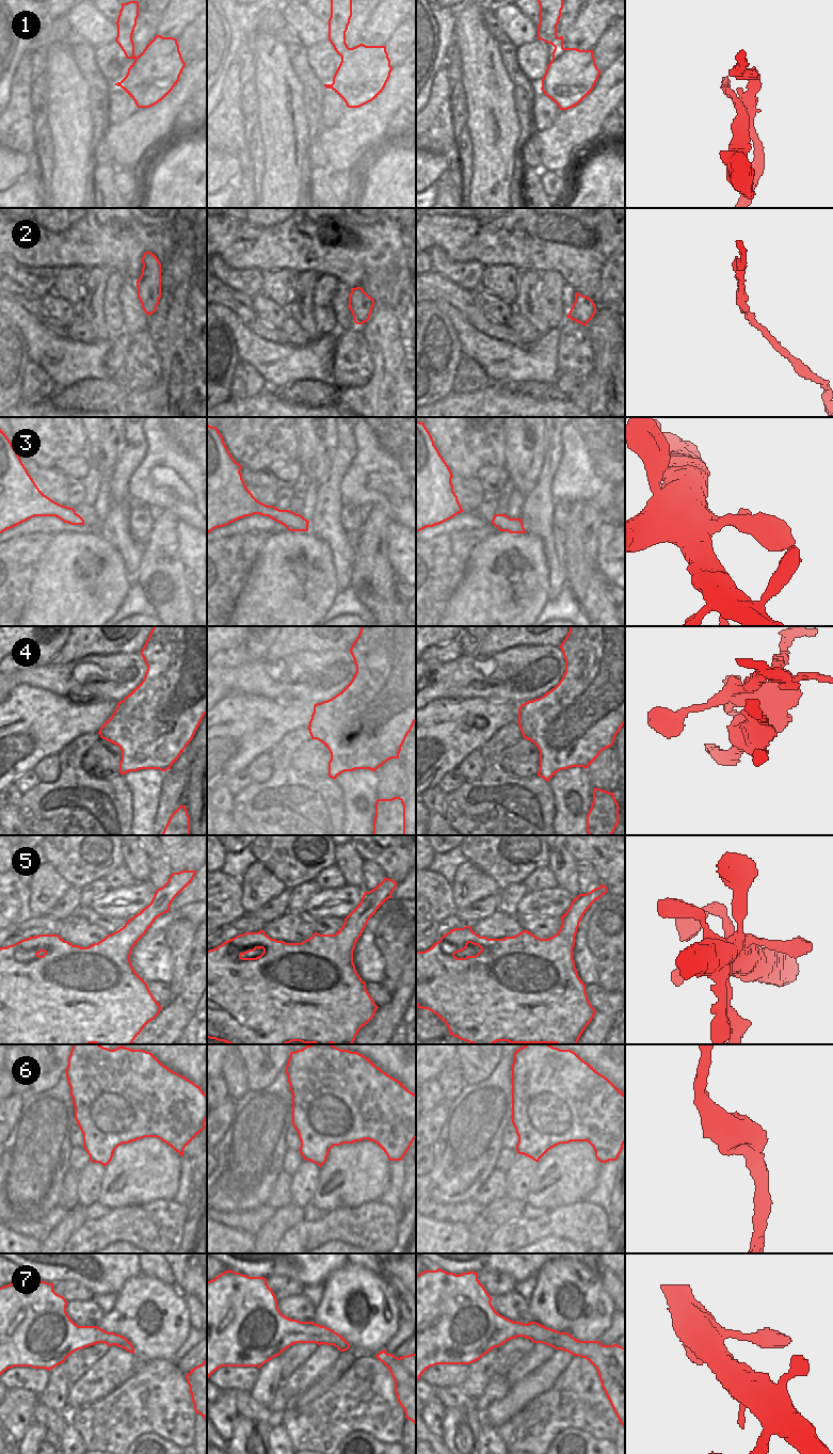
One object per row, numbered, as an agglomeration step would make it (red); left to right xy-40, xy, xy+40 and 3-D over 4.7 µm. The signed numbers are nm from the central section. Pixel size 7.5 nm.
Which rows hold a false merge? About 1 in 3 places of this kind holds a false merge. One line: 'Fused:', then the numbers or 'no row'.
Fused: 1, 4

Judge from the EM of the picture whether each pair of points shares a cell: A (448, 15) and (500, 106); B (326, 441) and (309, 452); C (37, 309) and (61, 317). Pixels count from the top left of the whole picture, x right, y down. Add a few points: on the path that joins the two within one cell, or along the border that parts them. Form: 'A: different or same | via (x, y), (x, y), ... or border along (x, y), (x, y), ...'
A: different | border along (453, 11), (454, 41)
B: same | via (322, 442), (314, 448)
C: different | border along (41, 297), (41, 305), (45, 310), (46, 319)

